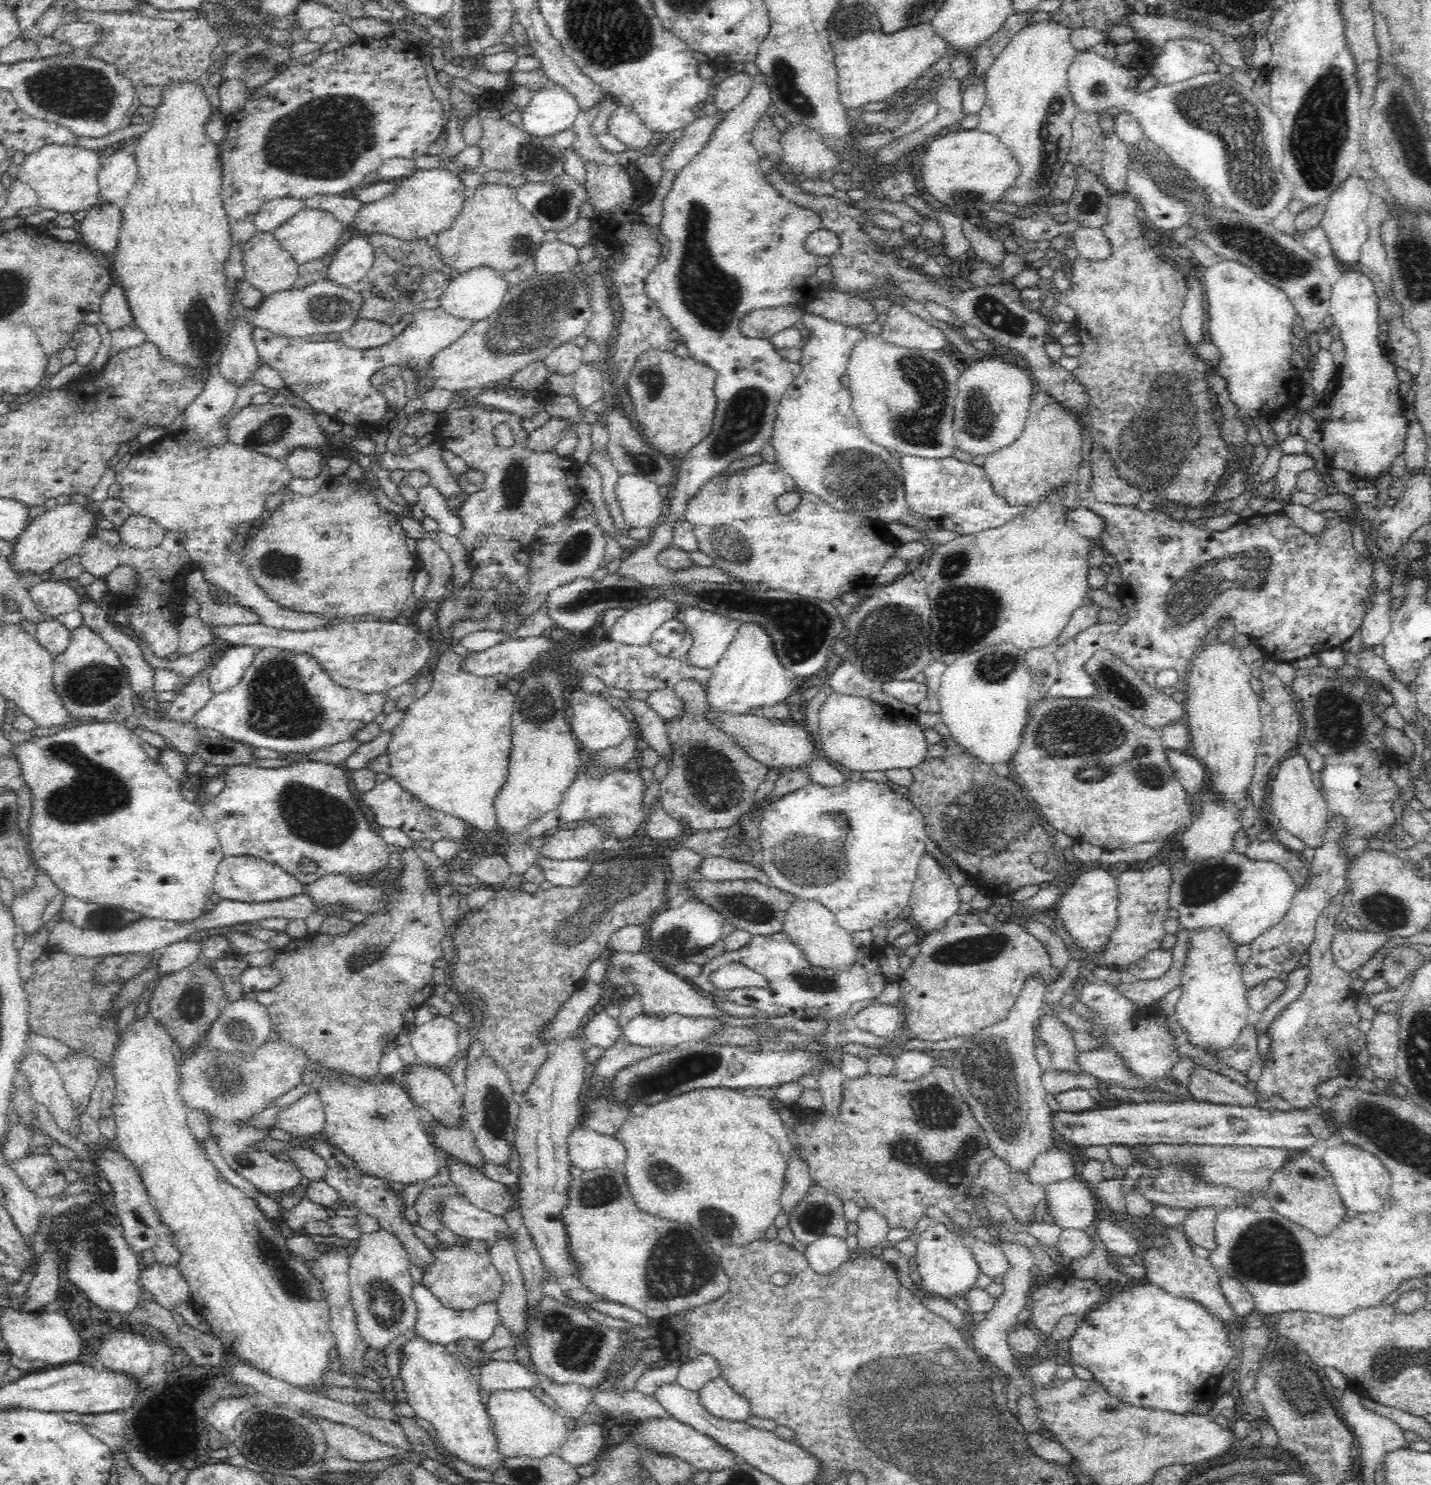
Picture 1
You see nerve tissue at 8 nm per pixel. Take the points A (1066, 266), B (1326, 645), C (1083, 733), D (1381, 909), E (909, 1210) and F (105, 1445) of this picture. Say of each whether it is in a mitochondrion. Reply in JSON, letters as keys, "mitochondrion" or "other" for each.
{"A":"other","B":"other","C":"mitochondrion","D":"mitochondrion","E":"other","F":"other"}

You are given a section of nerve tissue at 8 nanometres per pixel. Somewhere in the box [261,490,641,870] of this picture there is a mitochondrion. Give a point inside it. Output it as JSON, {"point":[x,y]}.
{"point":[312,816]}

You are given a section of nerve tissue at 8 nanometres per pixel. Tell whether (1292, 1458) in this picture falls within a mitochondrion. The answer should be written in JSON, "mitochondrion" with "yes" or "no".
{"mitochondrion":"no"}

